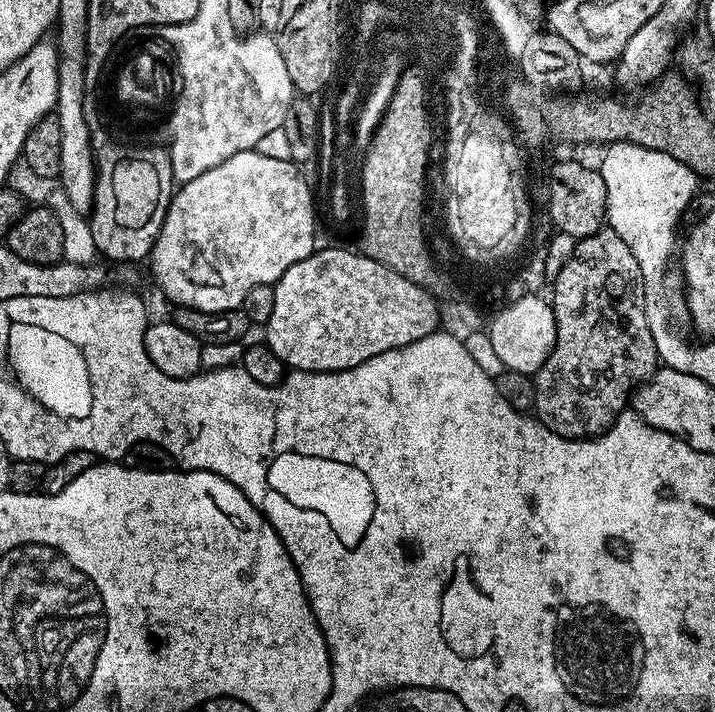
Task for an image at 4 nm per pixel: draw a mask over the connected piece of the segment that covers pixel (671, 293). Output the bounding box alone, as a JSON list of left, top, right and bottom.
[598,142,698,362]

